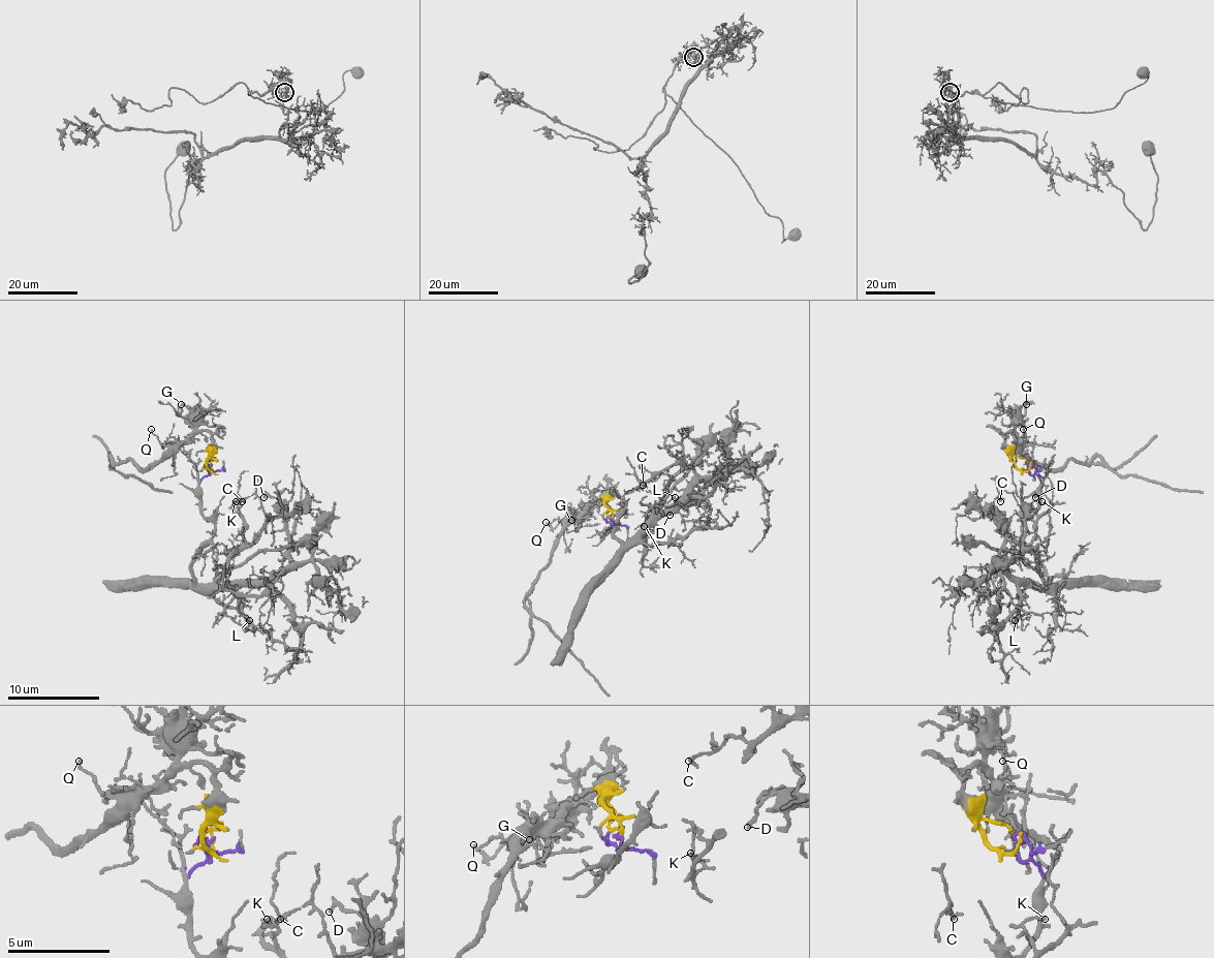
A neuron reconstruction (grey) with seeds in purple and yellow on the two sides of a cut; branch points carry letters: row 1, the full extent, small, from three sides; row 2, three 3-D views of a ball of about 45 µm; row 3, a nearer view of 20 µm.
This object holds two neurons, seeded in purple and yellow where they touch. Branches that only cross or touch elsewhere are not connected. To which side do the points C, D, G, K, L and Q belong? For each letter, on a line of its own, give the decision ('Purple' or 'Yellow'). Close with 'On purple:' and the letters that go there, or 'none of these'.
C: Purple
D: Purple
G: Yellow
K: Purple
L: Purple
Q: Yellow
On purple: C, D, K, L

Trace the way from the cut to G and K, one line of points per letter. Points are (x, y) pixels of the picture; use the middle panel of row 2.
G: (605, 517), (610, 511), (606, 503), (589, 503), (570, 520)
K: (605, 517), (609, 531), (626, 511), (613, 531), (625, 541), (634, 541), (654, 515), (645, 517), (645, 526)

